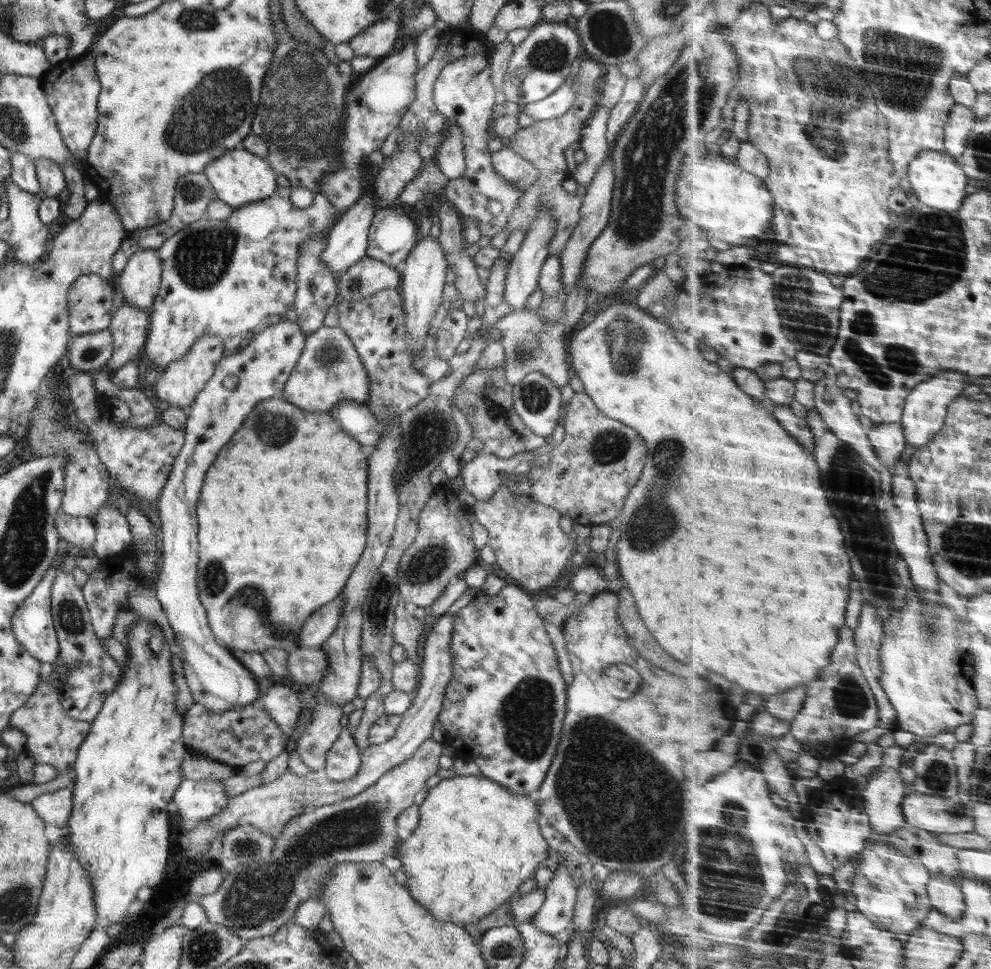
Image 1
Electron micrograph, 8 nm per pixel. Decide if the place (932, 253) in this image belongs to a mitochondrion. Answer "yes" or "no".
yes

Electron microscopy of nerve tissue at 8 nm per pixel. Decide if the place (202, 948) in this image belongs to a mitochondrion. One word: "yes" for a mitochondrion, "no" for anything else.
yes

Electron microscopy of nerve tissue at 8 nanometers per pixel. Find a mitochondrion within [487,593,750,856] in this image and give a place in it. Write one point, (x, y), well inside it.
(526, 715)

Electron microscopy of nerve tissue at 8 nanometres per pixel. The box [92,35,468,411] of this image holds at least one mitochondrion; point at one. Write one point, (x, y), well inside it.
(219, 103)

